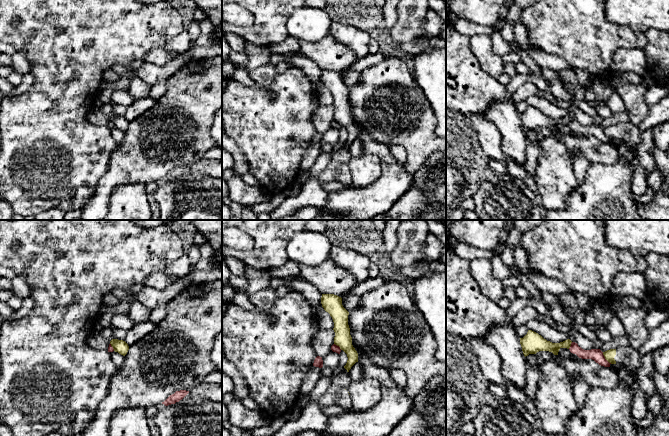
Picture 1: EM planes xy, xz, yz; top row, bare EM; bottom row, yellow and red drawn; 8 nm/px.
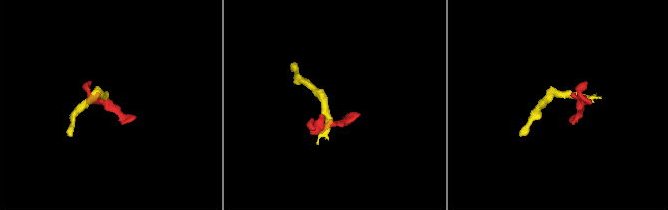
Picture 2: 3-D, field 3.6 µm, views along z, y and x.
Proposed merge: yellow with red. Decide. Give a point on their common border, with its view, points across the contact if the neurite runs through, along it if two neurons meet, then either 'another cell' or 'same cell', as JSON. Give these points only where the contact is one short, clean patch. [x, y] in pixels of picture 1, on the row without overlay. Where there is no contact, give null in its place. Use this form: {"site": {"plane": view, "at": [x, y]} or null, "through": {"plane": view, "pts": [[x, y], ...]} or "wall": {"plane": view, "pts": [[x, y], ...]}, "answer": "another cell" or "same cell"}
{"site": {"plane": "yz", "at": [605, 134]}, "wall": {"plane": "yz", "pts": [[602, 128], [603, 132], [611, 139]]}, "answer": "another cell"}

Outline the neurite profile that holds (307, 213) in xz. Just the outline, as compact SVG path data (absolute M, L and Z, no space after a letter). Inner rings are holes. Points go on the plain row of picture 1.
M308 206L297 210L293 215L301 220L312 220L319 214L319 209L315 206Z

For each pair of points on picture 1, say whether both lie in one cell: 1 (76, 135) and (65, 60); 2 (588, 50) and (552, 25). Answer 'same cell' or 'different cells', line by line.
1: same cell
2: same cell

